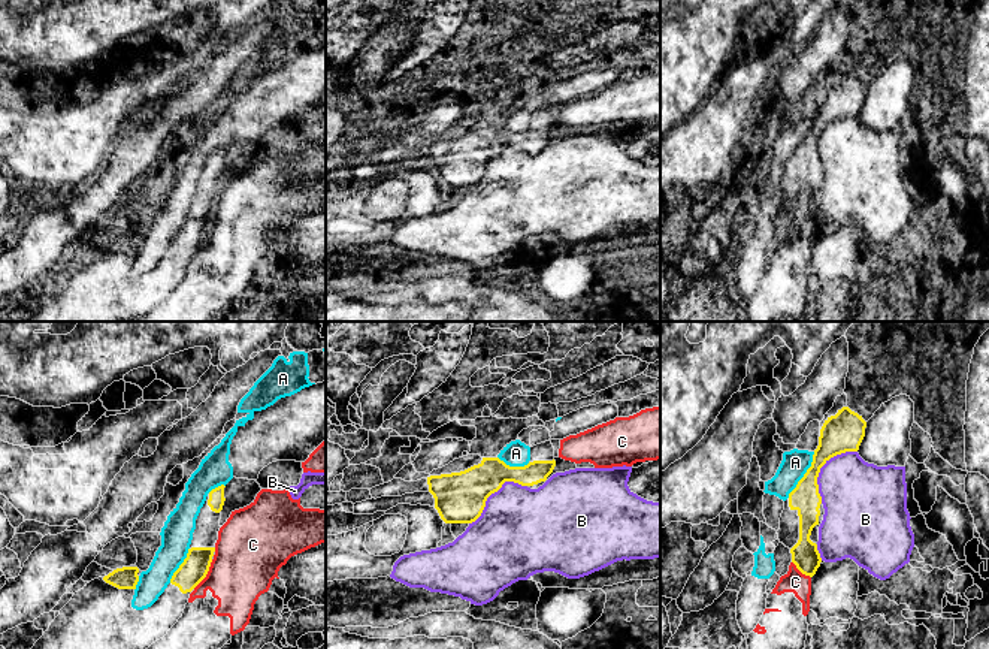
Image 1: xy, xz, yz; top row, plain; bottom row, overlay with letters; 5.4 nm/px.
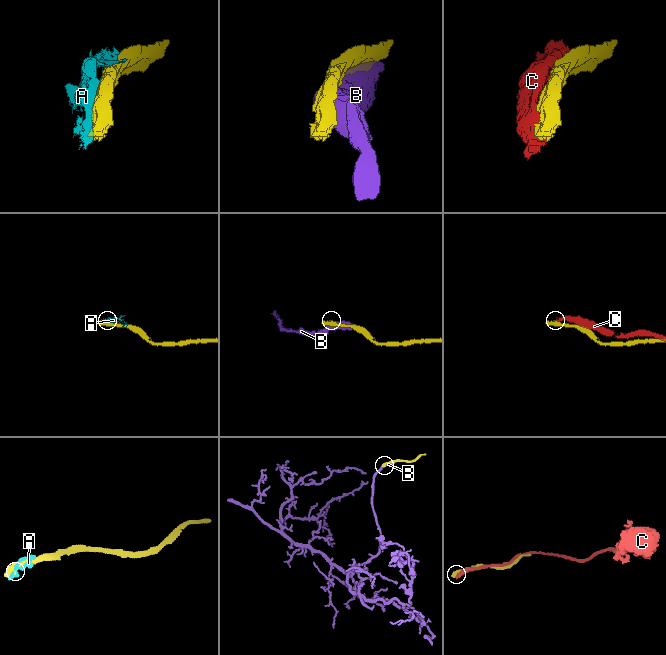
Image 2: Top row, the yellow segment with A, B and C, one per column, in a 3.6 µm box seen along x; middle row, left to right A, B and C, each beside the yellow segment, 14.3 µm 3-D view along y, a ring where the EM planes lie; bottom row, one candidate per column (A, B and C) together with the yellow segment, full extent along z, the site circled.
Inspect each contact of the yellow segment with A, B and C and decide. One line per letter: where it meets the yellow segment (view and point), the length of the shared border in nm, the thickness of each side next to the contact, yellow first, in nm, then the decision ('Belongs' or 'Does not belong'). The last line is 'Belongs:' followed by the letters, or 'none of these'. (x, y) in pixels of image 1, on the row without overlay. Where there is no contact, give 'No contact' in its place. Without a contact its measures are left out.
A: Touches yellow at yz (804, 139). Shared border 280 nm. Thickness 160 nm (yellow) against 140 nm. Does not belong
B: Touches yellow at yz (820, 132). Shared border 340 nm. Thickness 220 nm (yellow) against 380 nm. Does not belong
C: Touches yellow at xy (206, 238). Shared border 190 nm. Thickness 150 nm (yellow) against 360 nm. Does not belong
Belongs: none of these

